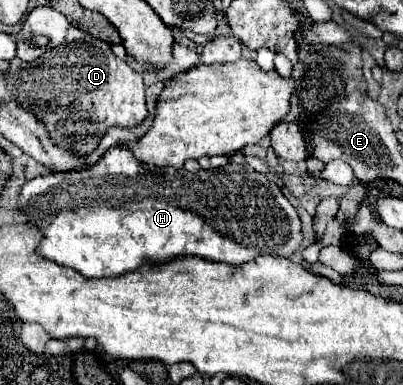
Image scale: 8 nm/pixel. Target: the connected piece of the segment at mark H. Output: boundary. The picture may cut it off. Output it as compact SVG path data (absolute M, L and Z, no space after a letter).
M120 143L110 147L102 155L102 159L98 159L94 165L84 167L84 171L68 171L68 173L56 171L52 175L40 175L40 177L26 181L20 189L20 211L26 213L30 225L34 225L42 231L42 239L36 245L36 253L40 253L40 257L46 257L64 267L72 267L90 279L120 277L124 273L130 273L130 271L136 271L144 265L148 265L148 261L150 263L154 263L154 259L168 261L168 259L180 257L180 255L196 255L196 257L202 257L208 261L220 261L220 263L228 263L228 265L244 265L244 263L252 261L254 257L258 257L260 251L270 251L270 255L278 255L278 257L292 257L292 253L302 243L302 223L300 223L296 209L284 197L282 189L274 181L270 181L266 175L254 171L250 165L224 165L224 167L208 169L208 171L200 169L198 173L190 173L186 169L174 169L174 167L150 169L150 167L144 167L144 163L138 163L138 159L128 151L128 147L122 147Z

